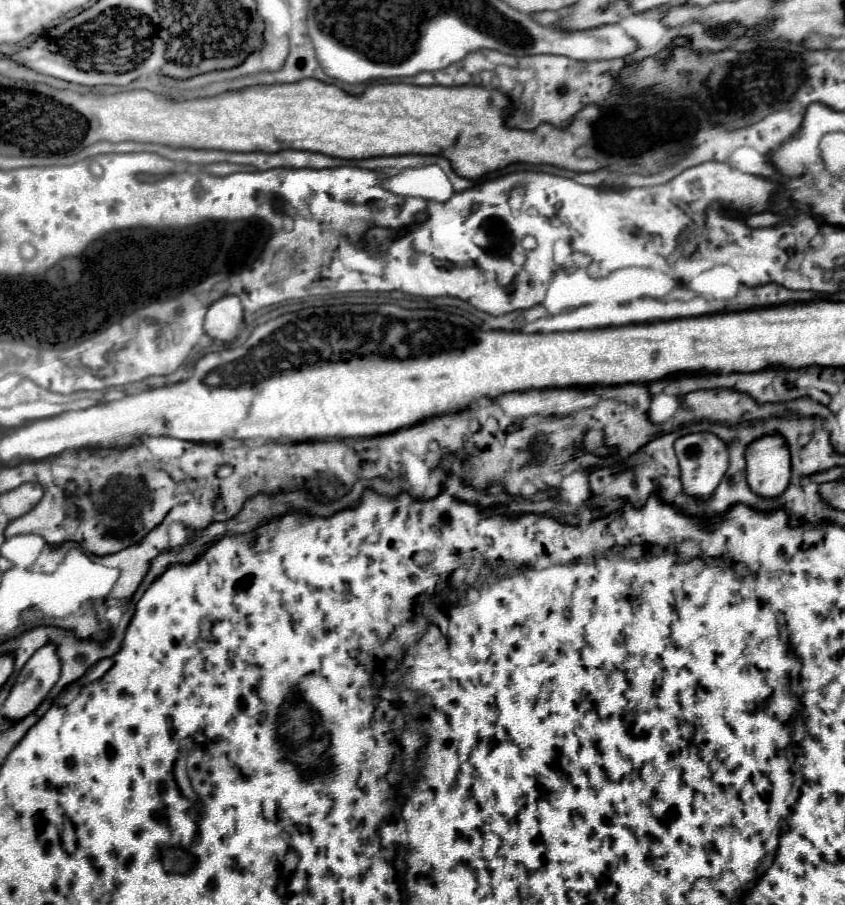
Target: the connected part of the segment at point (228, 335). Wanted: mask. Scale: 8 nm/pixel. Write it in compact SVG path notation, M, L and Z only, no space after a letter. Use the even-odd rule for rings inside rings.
M225 295L217 299L205 315L205 331L219 341L231 341L239 333L243 323L243 307L237 295Z

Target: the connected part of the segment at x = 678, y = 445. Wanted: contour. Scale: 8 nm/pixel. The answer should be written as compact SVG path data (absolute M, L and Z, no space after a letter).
M689 433L675 441L675 453L681 467L683 491L687 495L707 499L709 493L713 493L713 489L717 487L717 481L721 481L721 477L725 475L725 469L729 467L729 453L725 441L721 441L713 433Z

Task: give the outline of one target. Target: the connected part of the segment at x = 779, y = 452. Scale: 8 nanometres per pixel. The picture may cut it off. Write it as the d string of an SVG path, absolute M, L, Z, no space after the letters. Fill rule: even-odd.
M779 433L747 445L747 483L761 497L777 497L789 485L789 447Z

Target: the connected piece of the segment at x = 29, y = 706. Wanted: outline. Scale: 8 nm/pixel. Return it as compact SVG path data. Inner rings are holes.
M47 643L25 663L11 693L3 705L3 717L13 717L13 721L33 713L37 705L45 699L49 689L57 683L61 673L61 661L57 657L57 645Z

